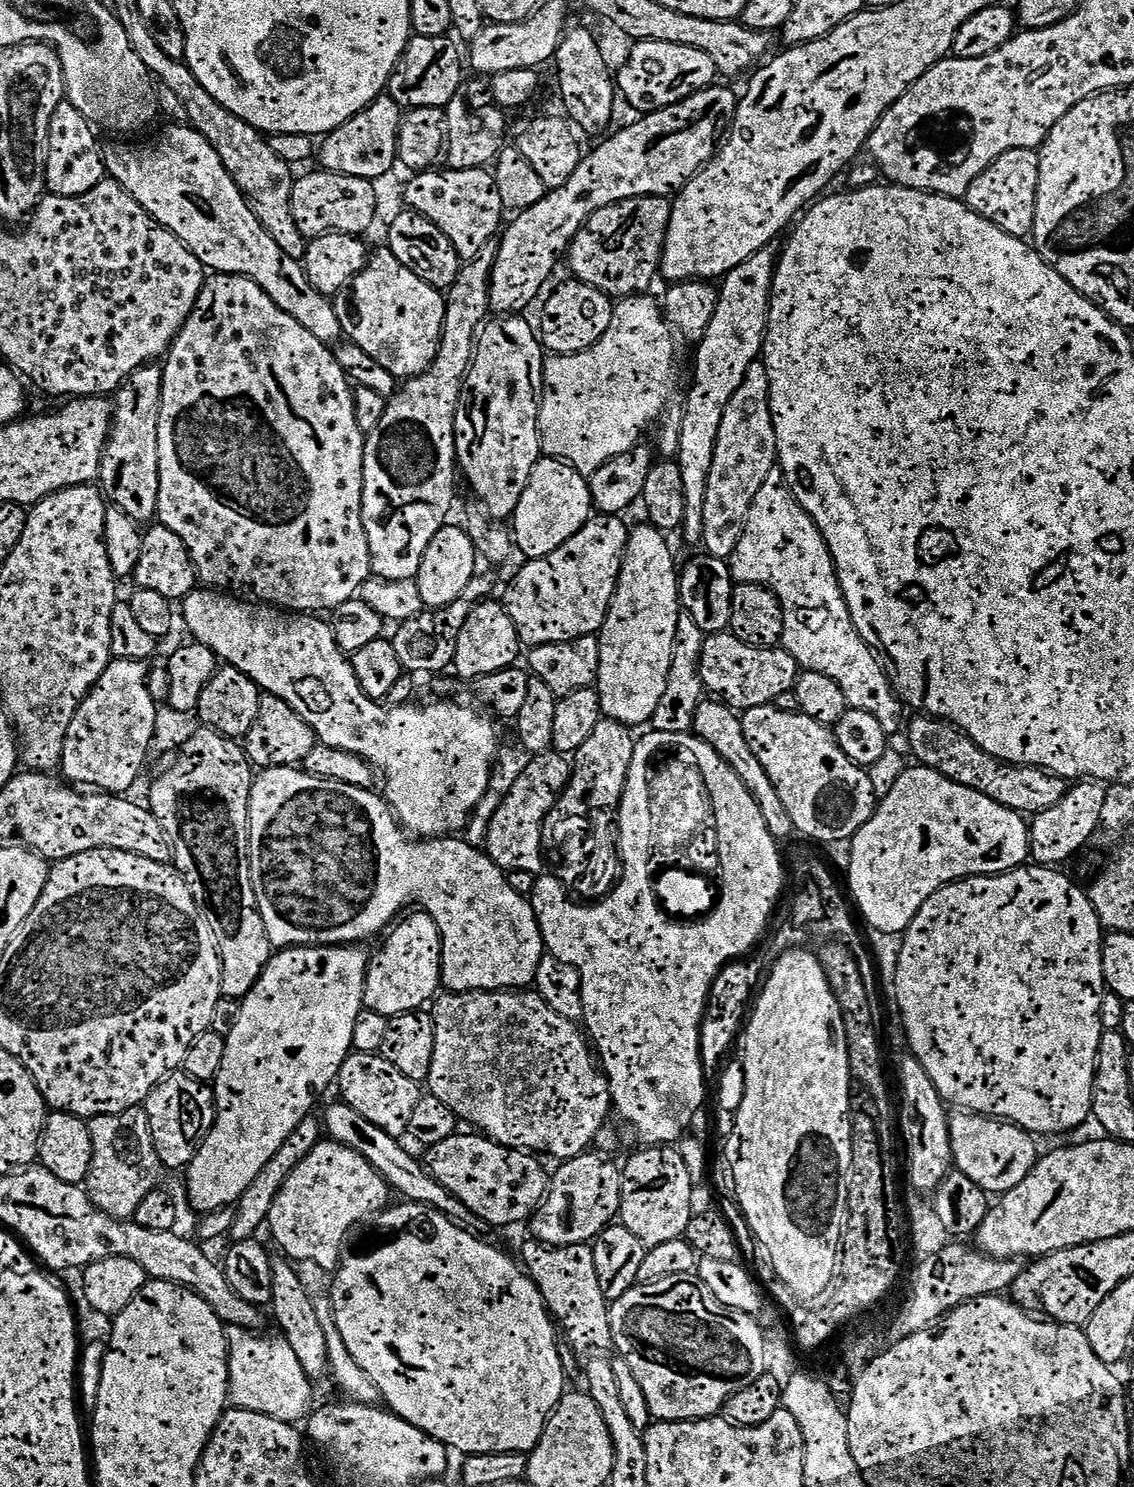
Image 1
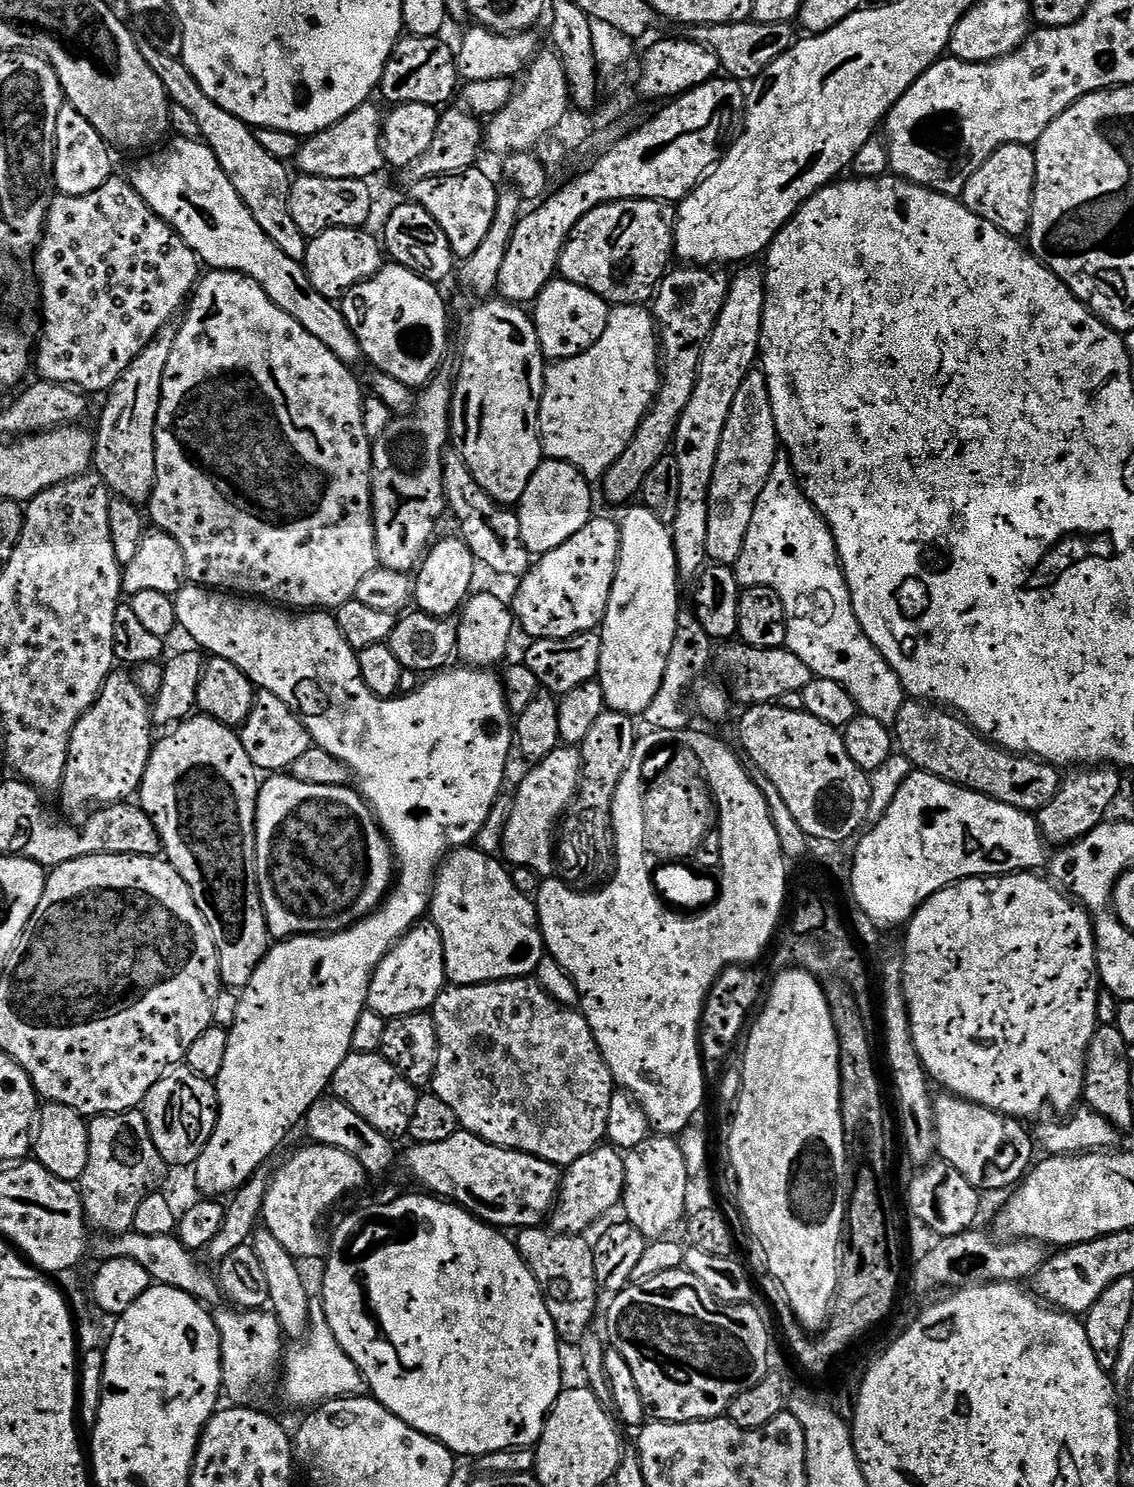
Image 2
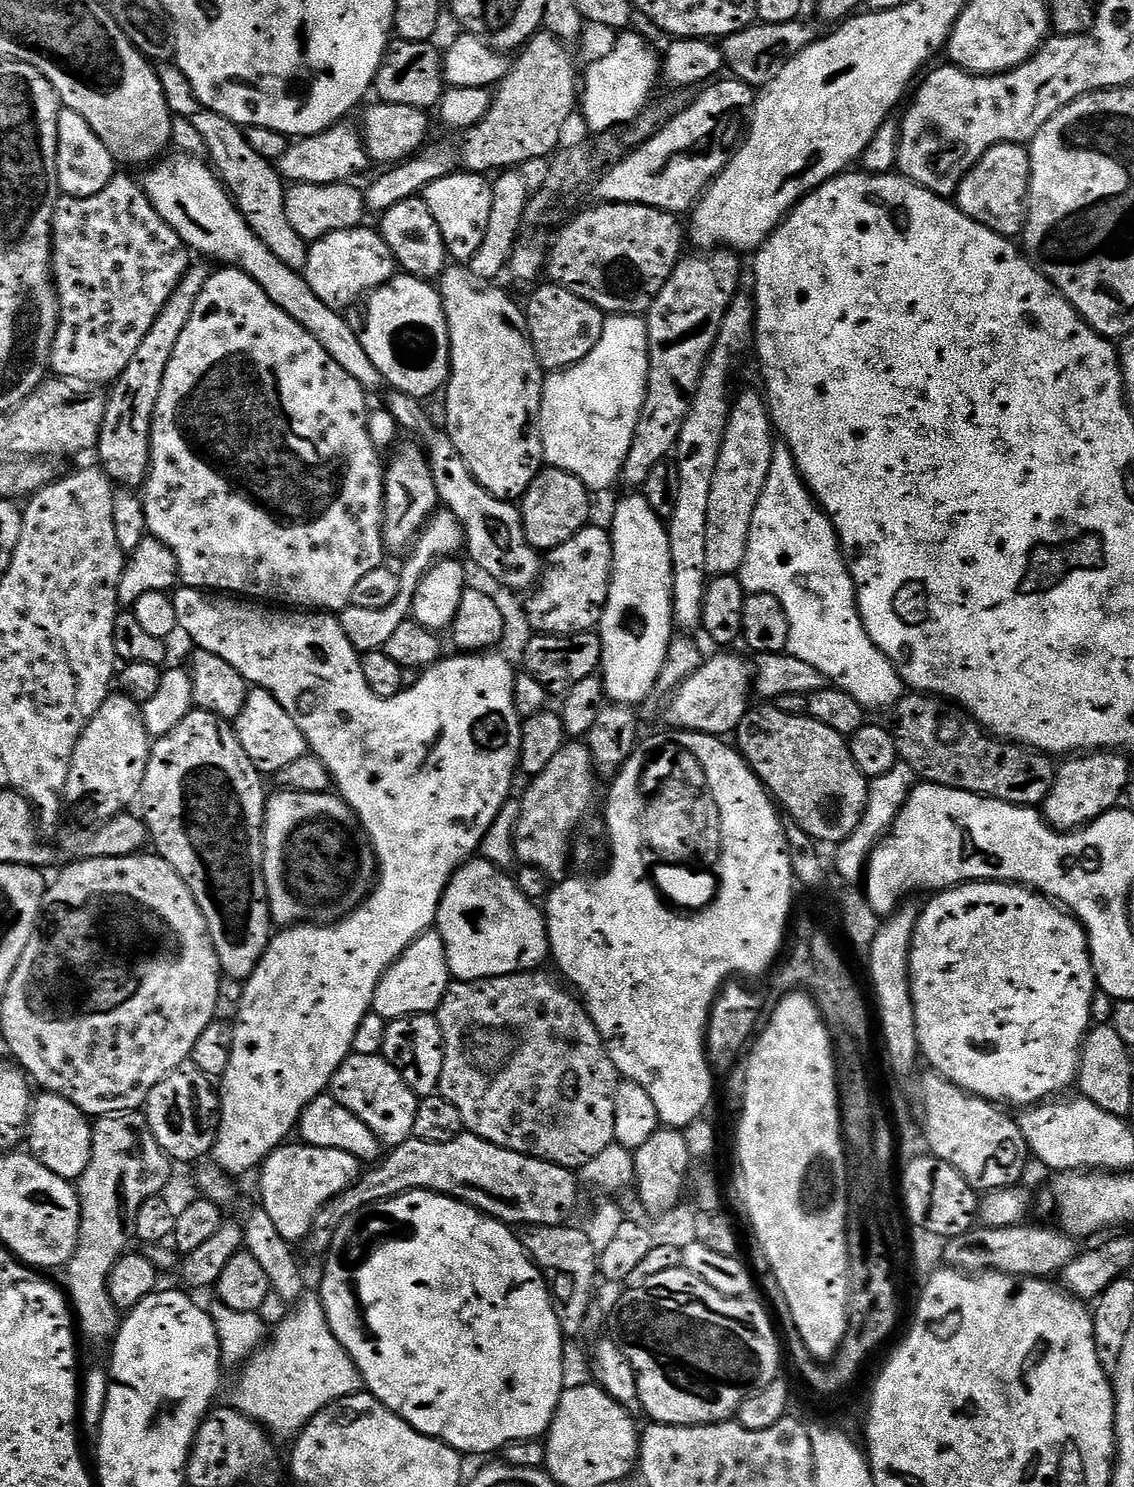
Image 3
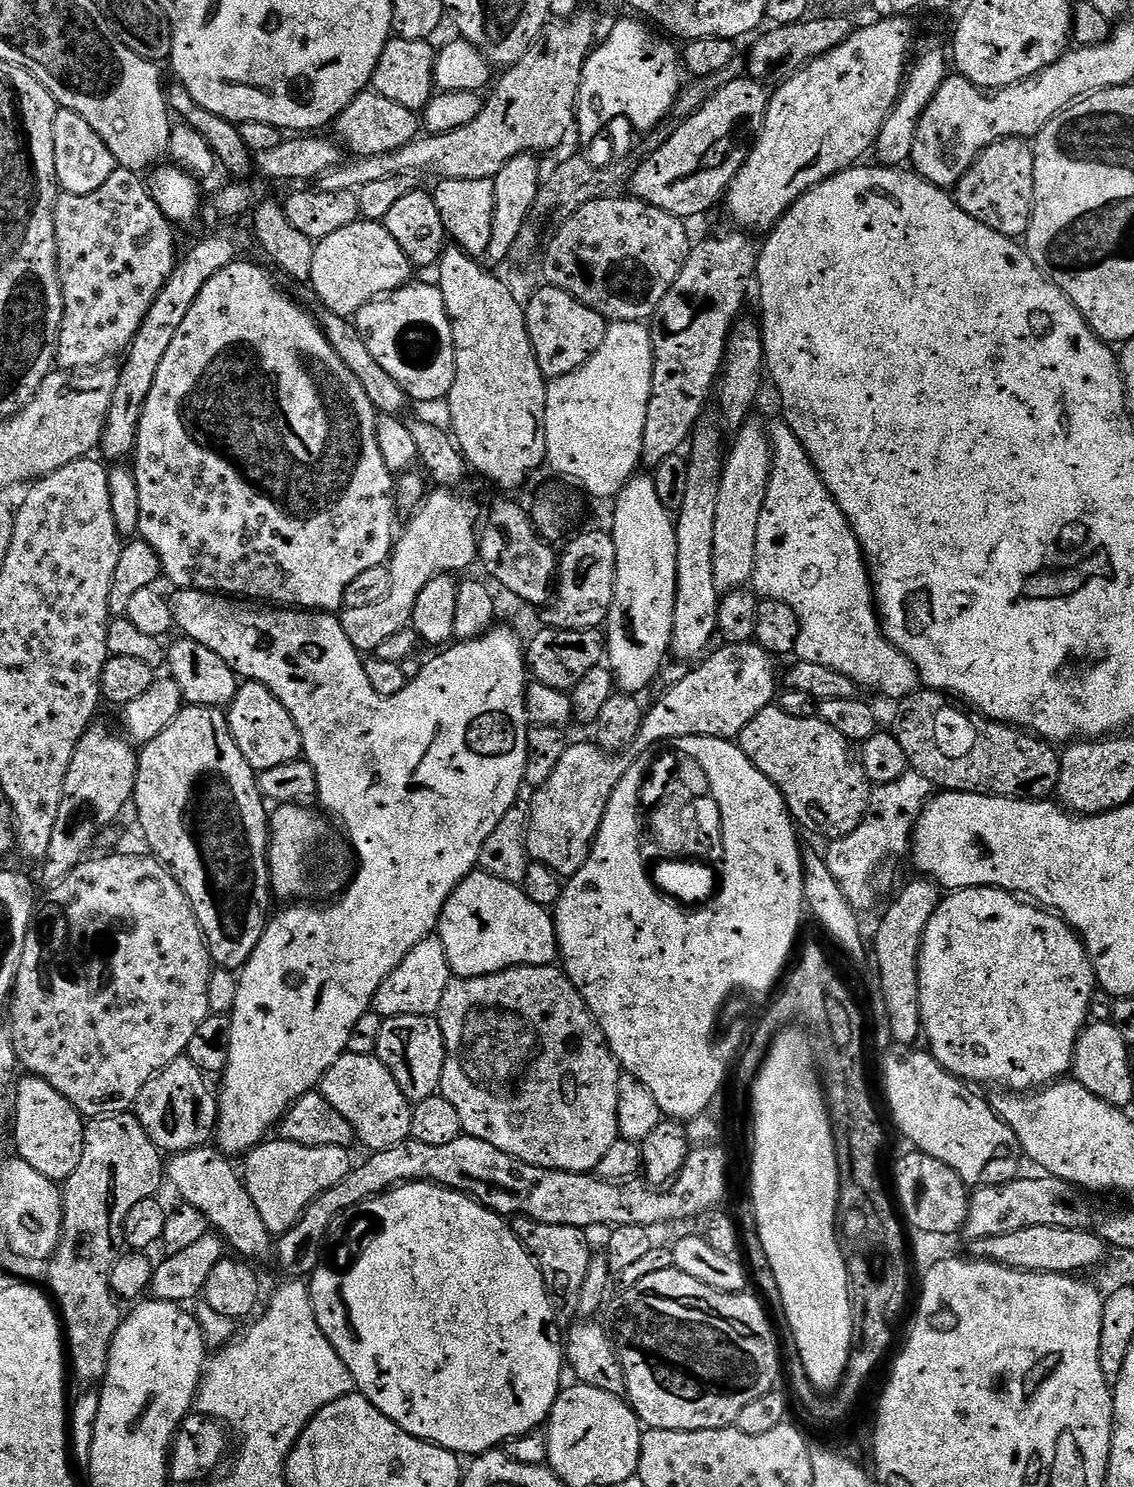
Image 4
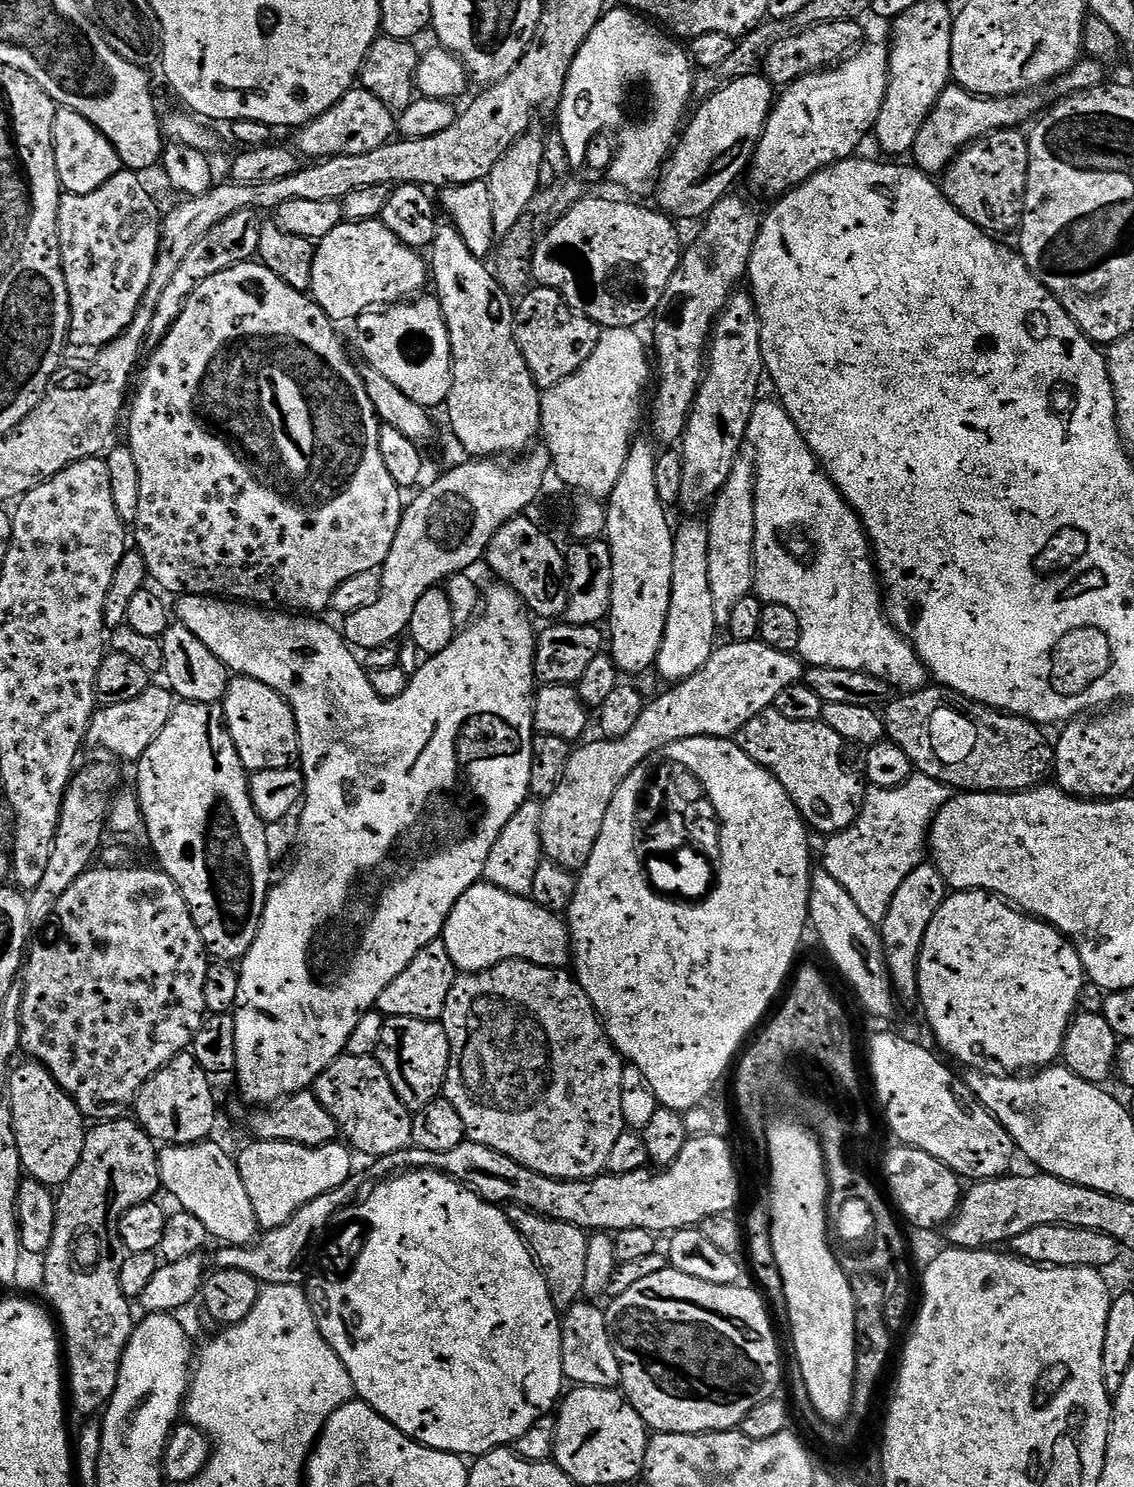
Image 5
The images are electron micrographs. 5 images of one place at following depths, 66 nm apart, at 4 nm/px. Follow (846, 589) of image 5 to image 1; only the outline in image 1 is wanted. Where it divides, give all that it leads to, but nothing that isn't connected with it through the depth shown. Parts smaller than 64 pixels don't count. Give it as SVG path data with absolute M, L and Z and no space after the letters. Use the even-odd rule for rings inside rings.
M779 467L770 470L770 478L762 482L762 490L758 490L750 506L750 514L744 523L742 538L738 538L738 546L732 555L730 567L732 579L736 584L760 584L780 599L784 611L782 647L796 659L797 665L803 671L826 674L826 678L834 678L834 682L842 686L842 694L846 694L849 708L866 710L866 714L874 714L874 718L878 718L882 730L886 730L889 737L902 731L905 705L892 688L892 681L888 678L881 657L858 634L850 618L850 610L844 601L830 550L810 514L802 510L802 506L796 501L796 495L784 483L784 473Z

